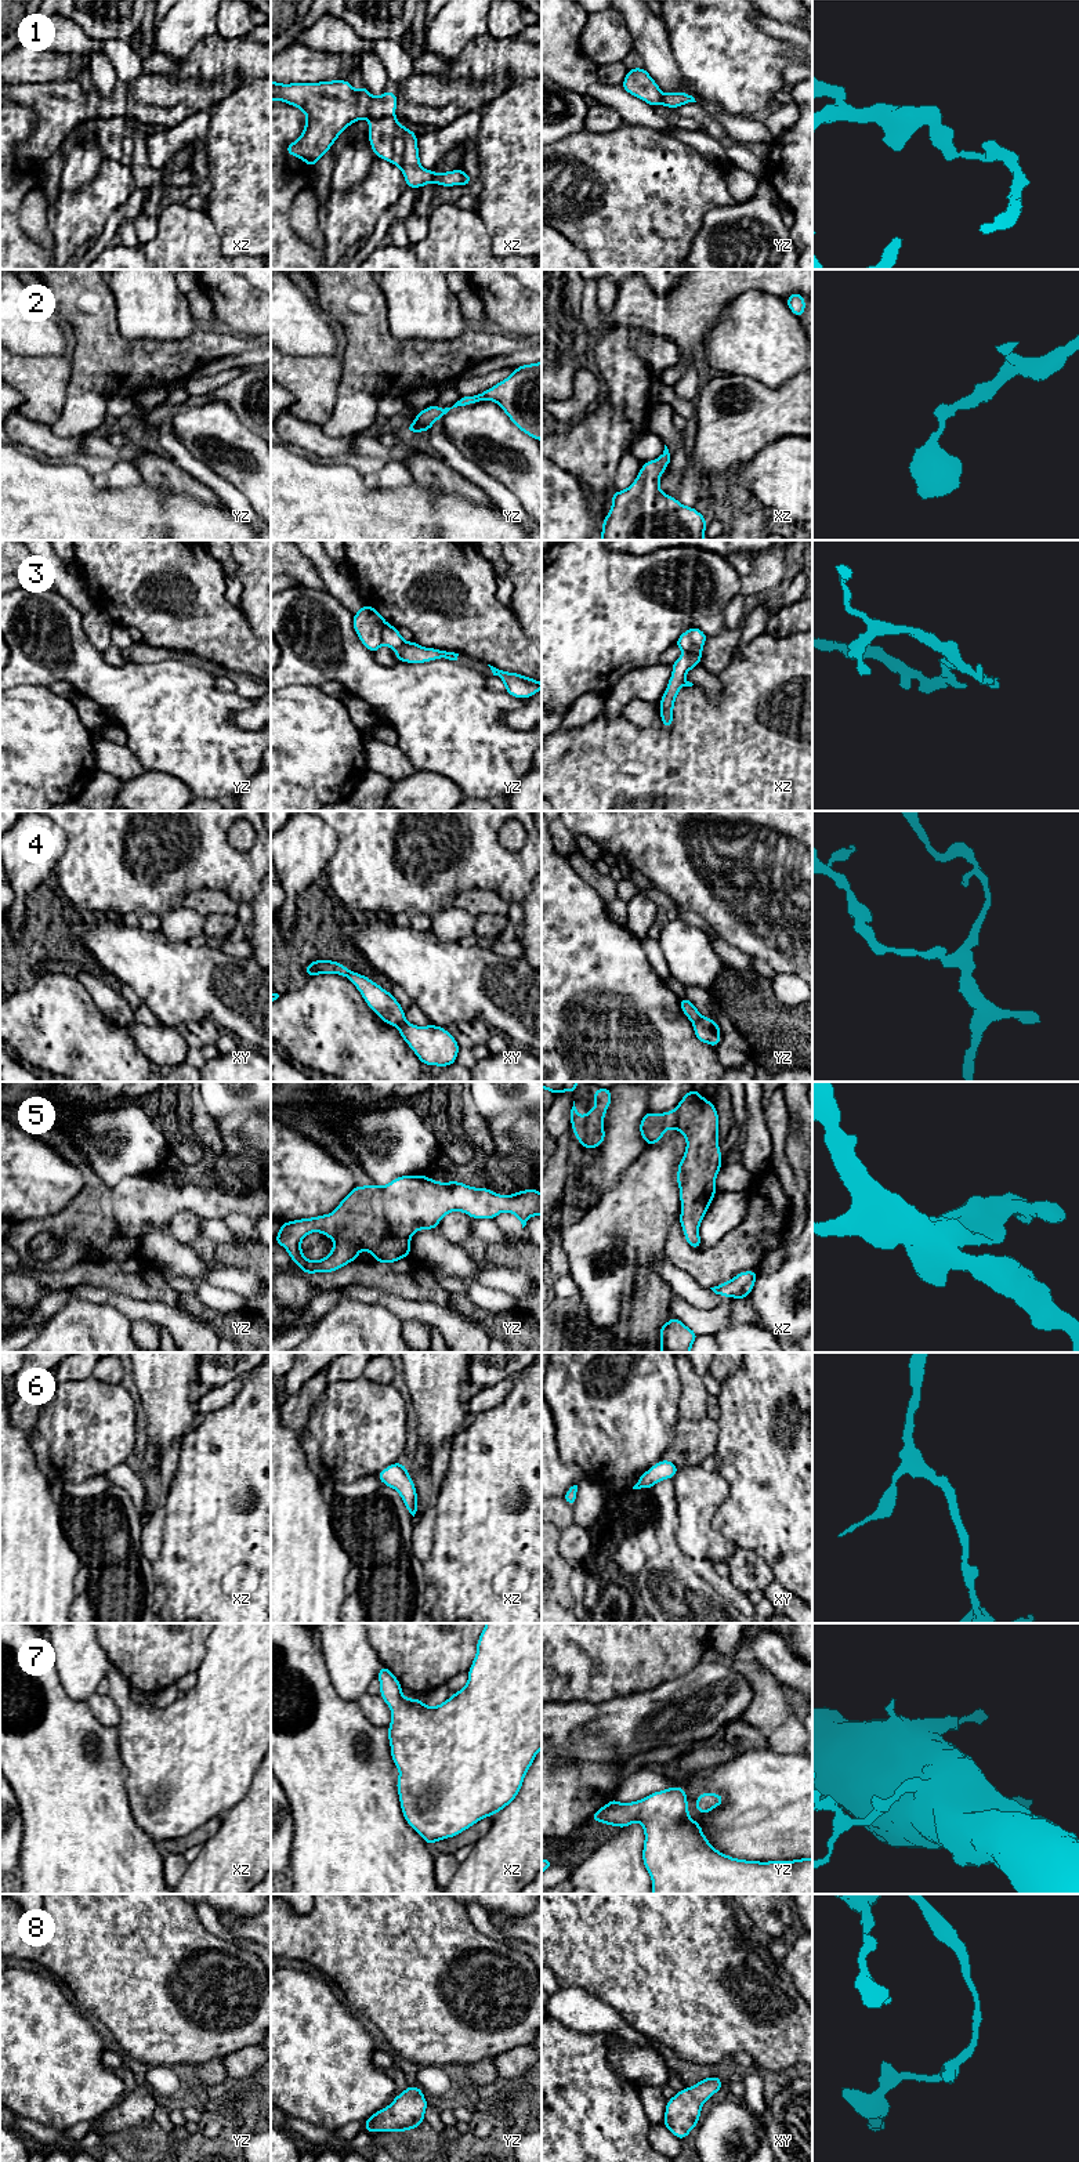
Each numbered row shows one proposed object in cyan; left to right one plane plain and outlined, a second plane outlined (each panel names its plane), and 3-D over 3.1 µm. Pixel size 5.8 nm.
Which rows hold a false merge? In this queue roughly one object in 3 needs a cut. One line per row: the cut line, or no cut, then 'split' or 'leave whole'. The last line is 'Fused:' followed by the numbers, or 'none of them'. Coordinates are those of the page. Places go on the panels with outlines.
1: xz (393, 116), (370, 119) | split
2: no cut | leave whole
3: yz (387, 623), (382, 632), (382, 643) | split
4: yz (702, 1017), (694, 1024) | split
5: no cut | leave whole
6: no cut | leave whole
7: no cut | leave whole
8: no cut | leave whole
Fused: 1, 3, 4

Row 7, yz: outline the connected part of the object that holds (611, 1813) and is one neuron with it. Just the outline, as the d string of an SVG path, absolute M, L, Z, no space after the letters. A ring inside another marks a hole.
M674 1786L627 1804L612 1799L591 1815L591 1821L627 1828L634 1821L644 1828L642 1861L652 1879L652 1894L812 1894L812 1858L794 1861L746 1861L717 1851L689 1818L687 1793Z

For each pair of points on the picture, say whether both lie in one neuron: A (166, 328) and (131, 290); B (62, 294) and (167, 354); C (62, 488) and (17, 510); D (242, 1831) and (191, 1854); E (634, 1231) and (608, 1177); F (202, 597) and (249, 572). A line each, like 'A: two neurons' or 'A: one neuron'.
A: one neuron
B: one neuron
C: one neuron
D: two neurons
E: two neurons
F: two neurons

